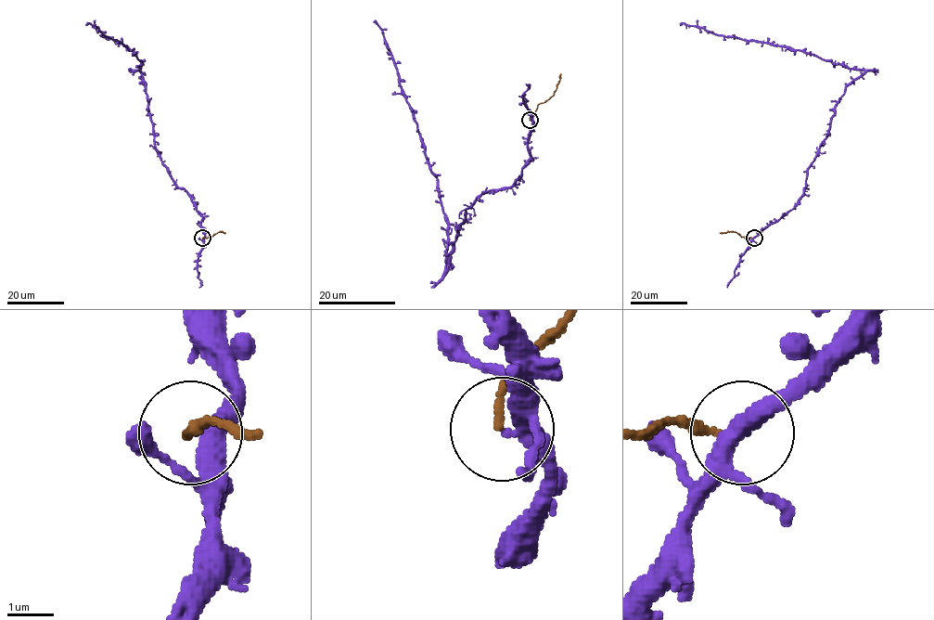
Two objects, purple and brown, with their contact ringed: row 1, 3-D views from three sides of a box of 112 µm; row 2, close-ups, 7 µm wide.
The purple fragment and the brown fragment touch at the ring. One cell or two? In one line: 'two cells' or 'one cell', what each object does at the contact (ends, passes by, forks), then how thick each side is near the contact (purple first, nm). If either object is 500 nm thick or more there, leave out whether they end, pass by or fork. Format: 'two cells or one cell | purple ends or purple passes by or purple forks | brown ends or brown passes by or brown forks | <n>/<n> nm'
two cells | purple passes by | brown ends | 360/170 nm

